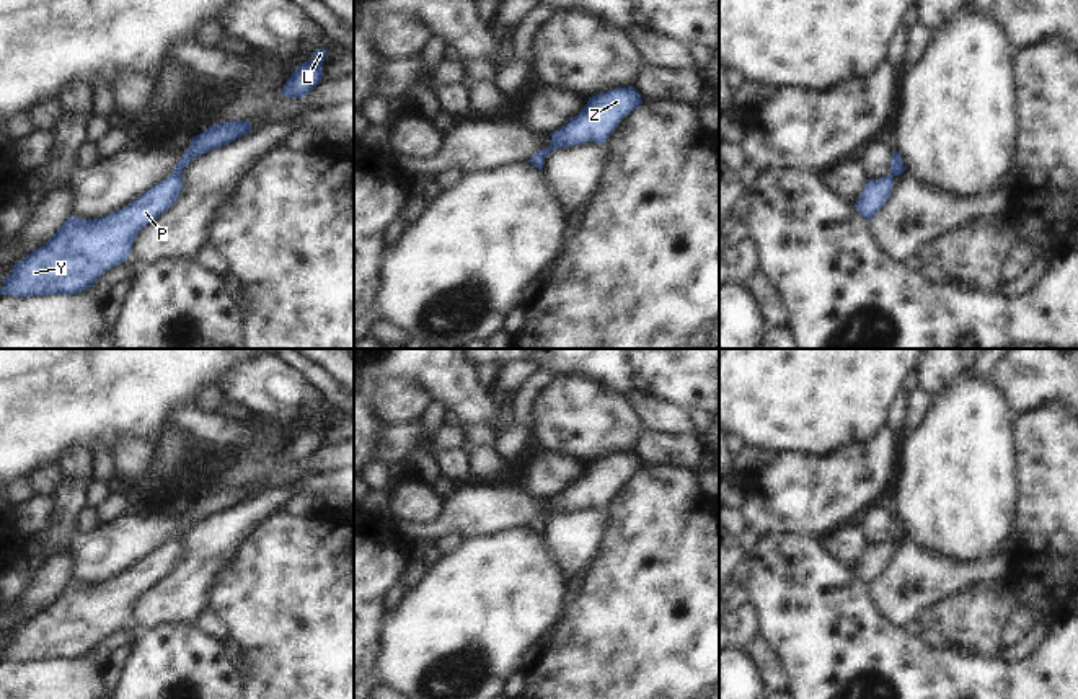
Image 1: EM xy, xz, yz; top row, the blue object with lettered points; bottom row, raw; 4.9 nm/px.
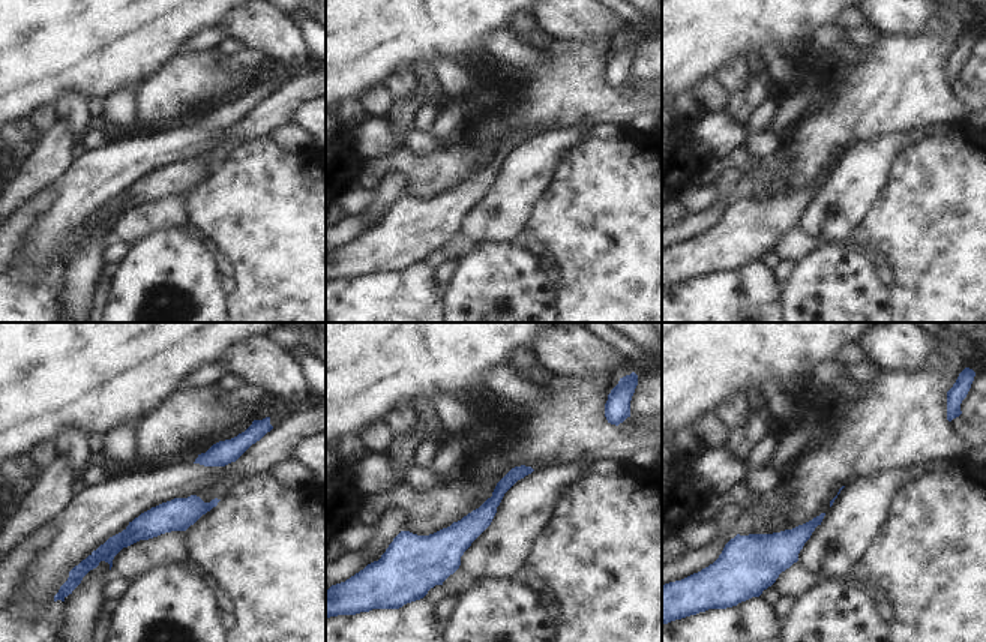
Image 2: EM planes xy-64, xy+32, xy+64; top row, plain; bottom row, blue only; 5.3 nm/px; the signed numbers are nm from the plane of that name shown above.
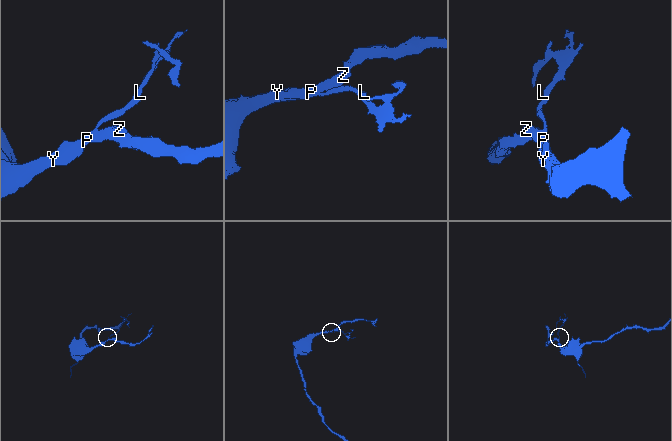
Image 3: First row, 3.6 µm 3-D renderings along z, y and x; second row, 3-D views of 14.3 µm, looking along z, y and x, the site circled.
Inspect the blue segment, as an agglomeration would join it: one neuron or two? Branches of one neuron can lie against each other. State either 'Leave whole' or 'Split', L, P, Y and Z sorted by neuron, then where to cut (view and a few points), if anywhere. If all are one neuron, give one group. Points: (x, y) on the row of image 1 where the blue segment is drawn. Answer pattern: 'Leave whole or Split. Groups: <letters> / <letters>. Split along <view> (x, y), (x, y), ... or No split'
Leave whole. Groups: L P Y Z. No split.

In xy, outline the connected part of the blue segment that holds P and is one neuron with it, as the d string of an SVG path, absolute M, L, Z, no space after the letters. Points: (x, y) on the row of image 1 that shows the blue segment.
M248 121L214 124L192 137L168 178L134 202L96 220L70 215L46 244L13 266L0 295L75 295L90 288L106 270L126 262L139 231L176 202L183 191L181 173L196 156L248 132Z

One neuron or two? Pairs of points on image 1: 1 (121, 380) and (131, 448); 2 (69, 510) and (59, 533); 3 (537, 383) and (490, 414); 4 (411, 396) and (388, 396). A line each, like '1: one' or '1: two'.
1: two
2: one
3: two
4: one

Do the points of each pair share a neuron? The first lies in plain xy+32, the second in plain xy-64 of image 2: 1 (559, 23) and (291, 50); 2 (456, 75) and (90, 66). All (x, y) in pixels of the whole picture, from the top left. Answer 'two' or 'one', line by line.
1: one
2: two

